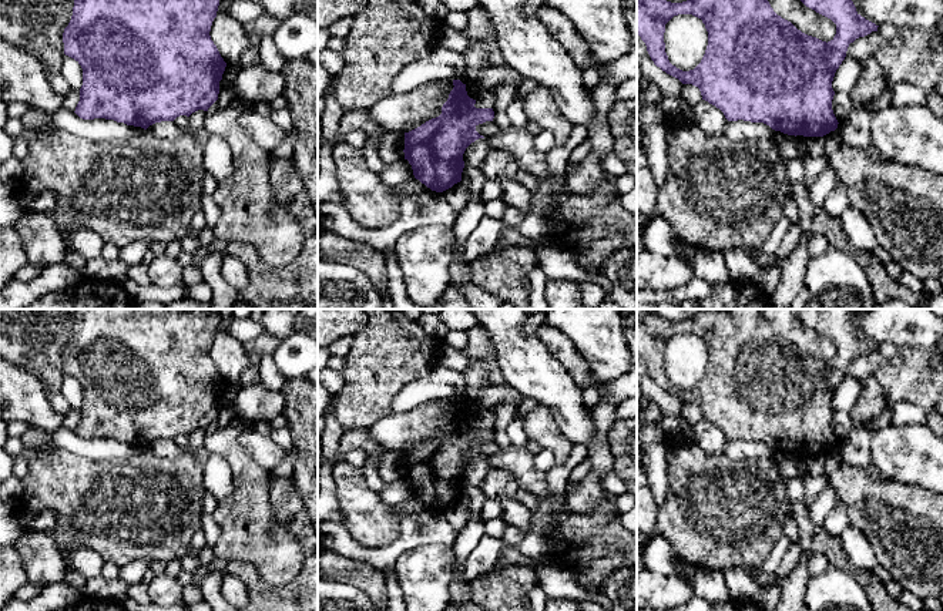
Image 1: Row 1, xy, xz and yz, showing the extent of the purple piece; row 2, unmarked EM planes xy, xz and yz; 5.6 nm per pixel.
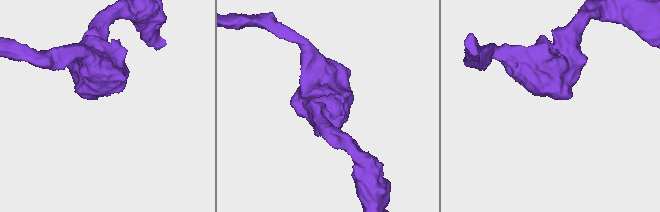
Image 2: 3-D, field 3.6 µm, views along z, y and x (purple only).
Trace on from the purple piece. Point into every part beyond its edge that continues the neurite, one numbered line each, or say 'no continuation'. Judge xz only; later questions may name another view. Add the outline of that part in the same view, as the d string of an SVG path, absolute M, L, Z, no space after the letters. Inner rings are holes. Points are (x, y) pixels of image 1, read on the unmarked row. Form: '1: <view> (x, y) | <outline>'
no continuation

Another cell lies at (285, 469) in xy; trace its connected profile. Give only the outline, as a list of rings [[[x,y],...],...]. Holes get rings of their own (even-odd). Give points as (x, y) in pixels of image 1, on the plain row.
[[[291,450],[288,456],[272,470],[271,477],[291,477],[293,473],[296,451]]]

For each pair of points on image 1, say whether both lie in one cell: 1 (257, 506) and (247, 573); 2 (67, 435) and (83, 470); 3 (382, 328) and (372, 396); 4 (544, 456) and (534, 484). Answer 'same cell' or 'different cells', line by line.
1: different cells
2: different cells
3: same cell
4: different cells

